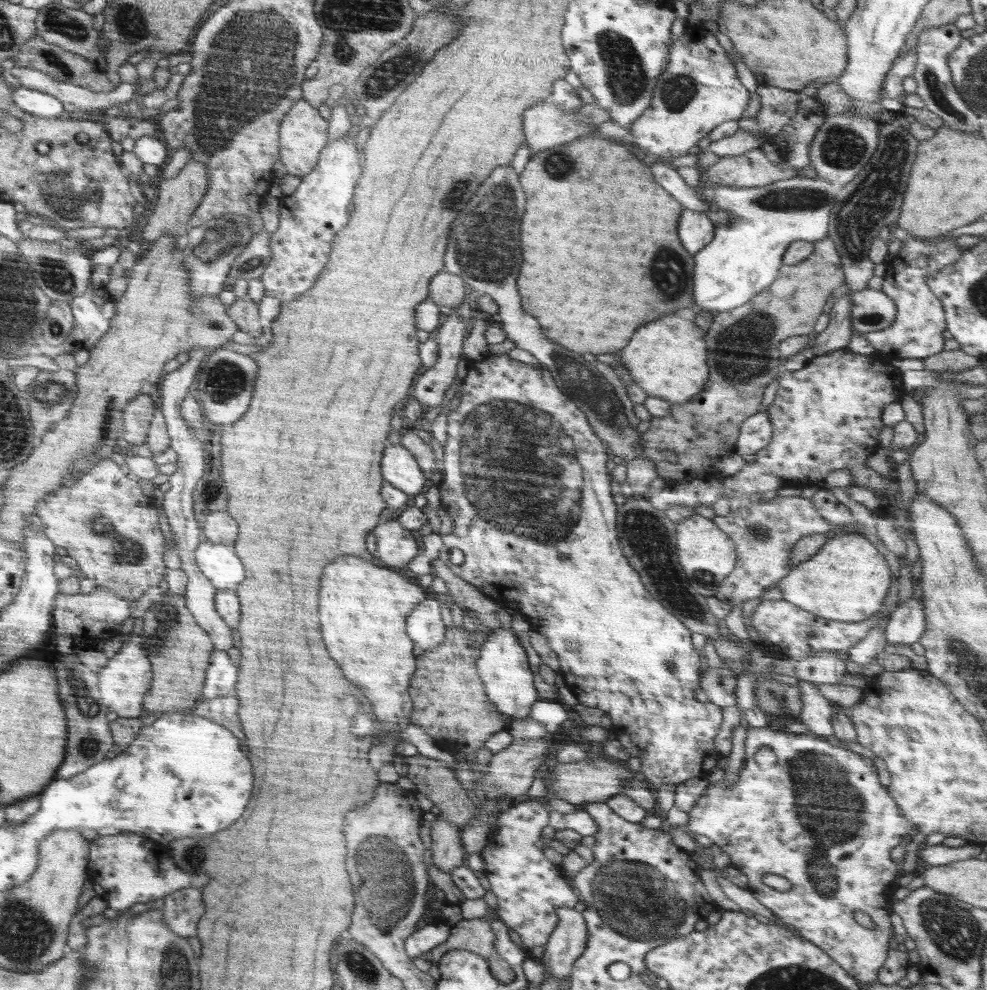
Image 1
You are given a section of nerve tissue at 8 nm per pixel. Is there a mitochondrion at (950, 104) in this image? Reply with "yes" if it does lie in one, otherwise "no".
yes

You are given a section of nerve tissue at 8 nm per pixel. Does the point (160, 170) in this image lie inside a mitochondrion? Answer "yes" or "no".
no

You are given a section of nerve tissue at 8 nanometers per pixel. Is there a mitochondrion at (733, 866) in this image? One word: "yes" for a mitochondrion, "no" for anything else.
no

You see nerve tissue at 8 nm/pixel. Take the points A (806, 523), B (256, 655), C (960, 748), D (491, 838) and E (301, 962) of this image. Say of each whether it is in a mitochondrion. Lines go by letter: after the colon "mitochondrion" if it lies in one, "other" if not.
A: other
B: other
C: other
D: other
E: other

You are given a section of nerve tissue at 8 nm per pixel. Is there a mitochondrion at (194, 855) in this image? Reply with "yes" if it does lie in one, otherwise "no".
yes

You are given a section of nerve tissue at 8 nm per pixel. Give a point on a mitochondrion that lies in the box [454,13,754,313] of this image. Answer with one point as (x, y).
(626, 83)

